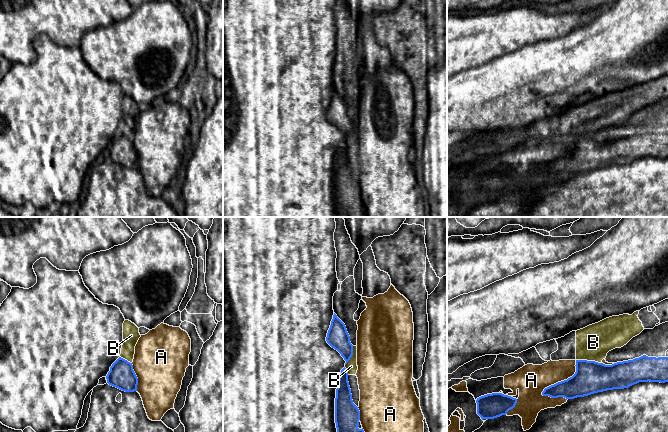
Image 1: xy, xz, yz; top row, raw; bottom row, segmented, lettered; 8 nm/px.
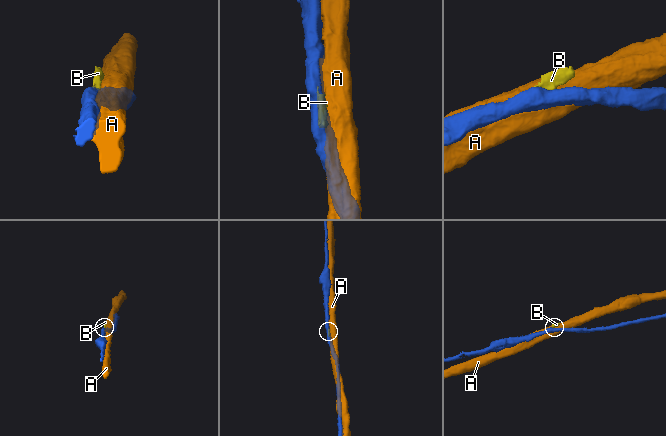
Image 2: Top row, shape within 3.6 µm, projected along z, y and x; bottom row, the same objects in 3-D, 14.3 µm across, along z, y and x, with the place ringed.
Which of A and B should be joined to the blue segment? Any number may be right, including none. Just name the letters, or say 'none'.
none

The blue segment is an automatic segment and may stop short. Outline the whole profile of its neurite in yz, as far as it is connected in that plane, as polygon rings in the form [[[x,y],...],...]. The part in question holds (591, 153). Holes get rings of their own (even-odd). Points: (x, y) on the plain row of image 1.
[[[643,131],[612,141],[576,136],[575,142],[576,148],[572,153],[545,164],[542,171],[574,175],[607,166],[628,164],[639,158],[668,158],[668,133]]]

